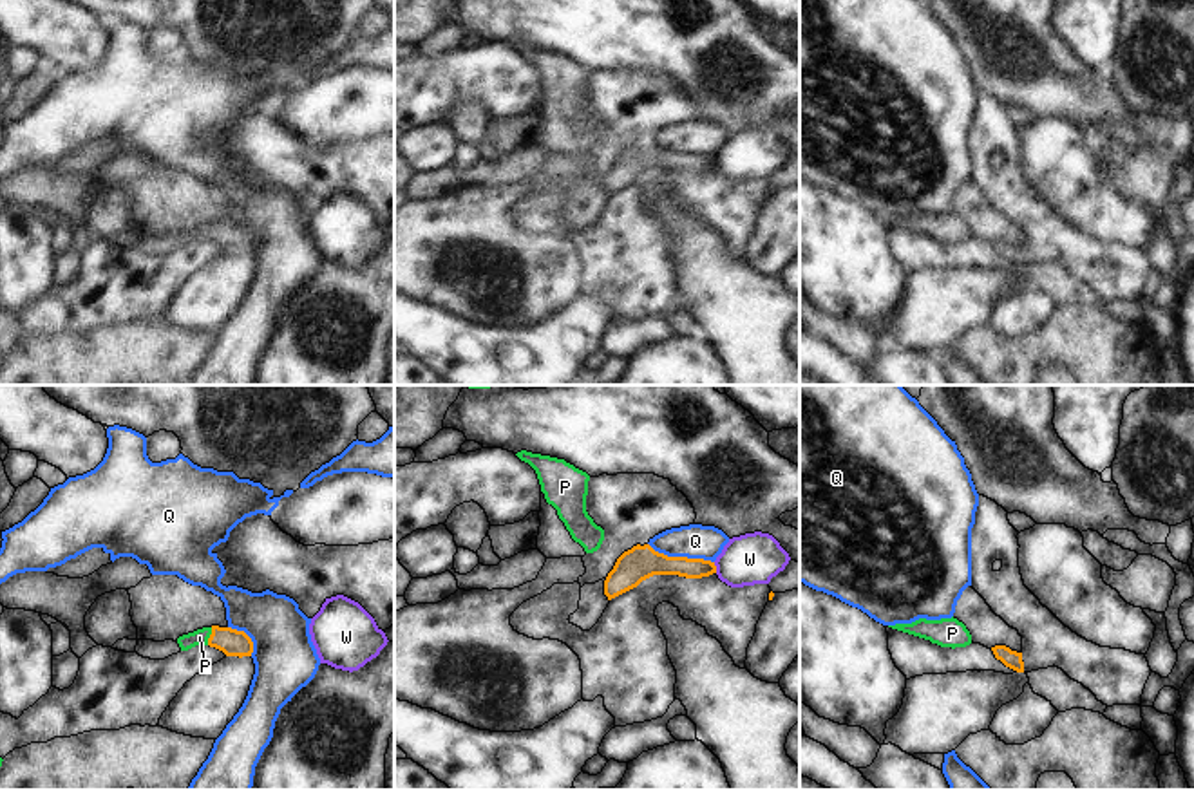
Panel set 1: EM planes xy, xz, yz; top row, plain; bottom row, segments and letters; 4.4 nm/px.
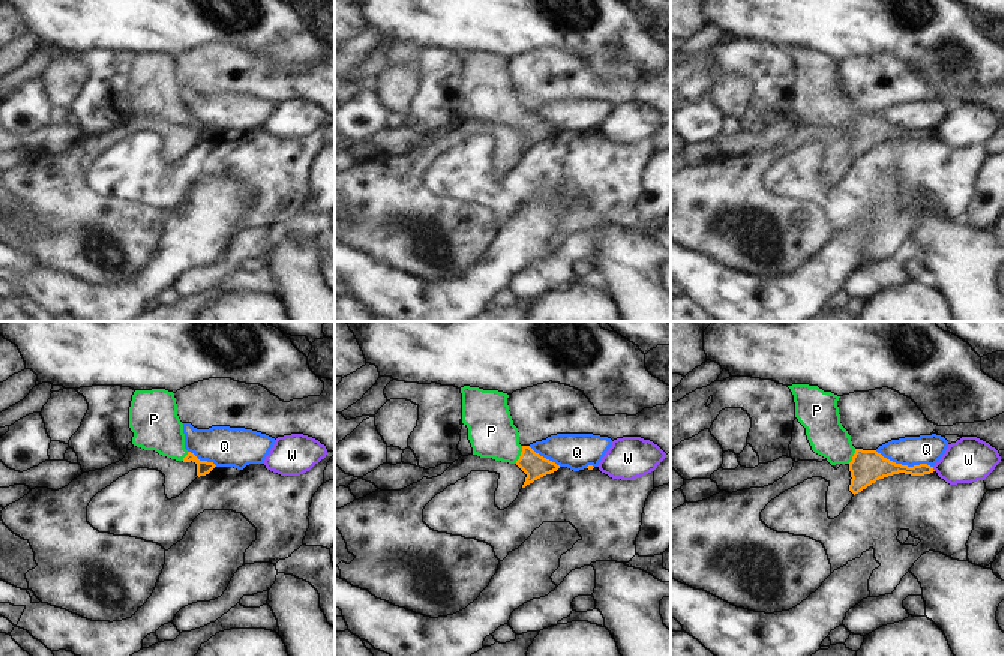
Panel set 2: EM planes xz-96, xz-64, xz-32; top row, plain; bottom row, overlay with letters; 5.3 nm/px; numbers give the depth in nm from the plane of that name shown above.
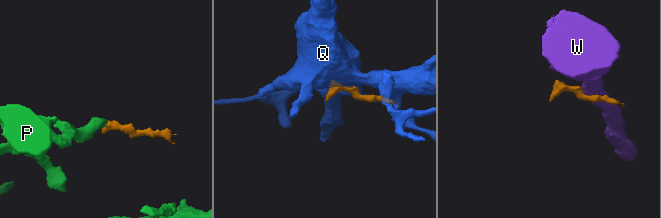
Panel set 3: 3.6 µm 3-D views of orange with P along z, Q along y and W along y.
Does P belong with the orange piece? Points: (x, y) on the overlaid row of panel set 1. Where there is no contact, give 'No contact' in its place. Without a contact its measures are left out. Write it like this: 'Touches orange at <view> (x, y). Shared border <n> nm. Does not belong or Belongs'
Touches orange at xy (210, 637). Shared border 80 nm. Belongs

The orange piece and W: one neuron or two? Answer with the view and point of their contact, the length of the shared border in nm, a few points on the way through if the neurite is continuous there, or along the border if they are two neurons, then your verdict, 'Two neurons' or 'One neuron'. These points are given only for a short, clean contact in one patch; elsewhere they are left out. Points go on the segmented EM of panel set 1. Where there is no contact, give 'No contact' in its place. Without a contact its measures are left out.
Touches orange at xz (715, 568). Shared border 50 nm. Boundary: xz (713, 563), (717, 572). Two neurons

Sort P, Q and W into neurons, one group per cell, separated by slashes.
P / Q / W

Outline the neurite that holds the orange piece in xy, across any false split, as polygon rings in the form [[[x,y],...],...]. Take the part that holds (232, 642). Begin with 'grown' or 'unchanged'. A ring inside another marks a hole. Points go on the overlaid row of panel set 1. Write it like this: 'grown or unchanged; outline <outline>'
grown; outline [[[203,627],[194,633],[177,638],[181,651],[188,651],[195,645],[210,645],[223,651],[226,656],[251,656],[253,642],[244,631],[232,627]]]

